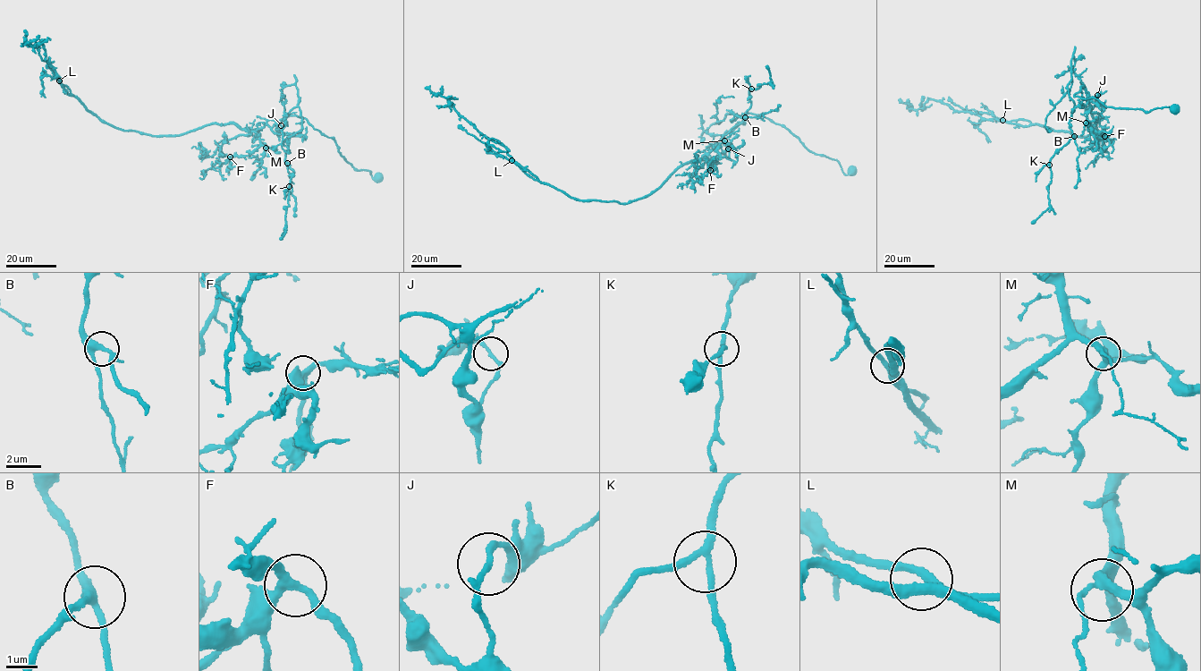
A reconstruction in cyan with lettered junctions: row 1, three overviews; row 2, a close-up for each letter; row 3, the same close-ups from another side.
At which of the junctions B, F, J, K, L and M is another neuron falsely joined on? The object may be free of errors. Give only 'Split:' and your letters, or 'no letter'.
Split: J

